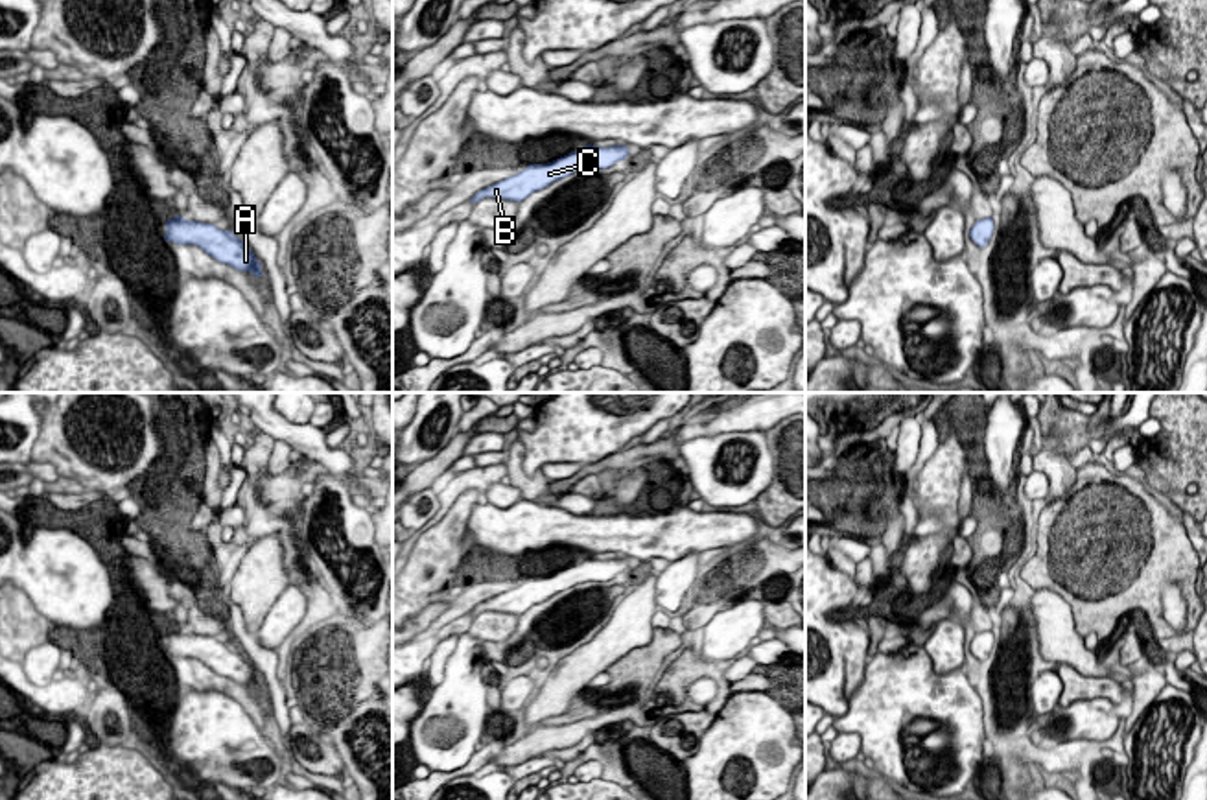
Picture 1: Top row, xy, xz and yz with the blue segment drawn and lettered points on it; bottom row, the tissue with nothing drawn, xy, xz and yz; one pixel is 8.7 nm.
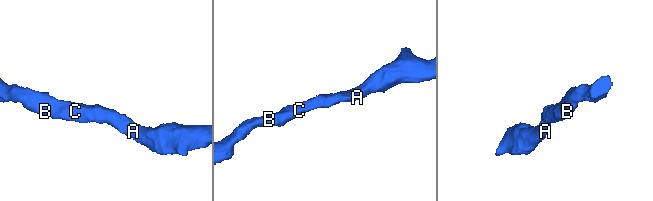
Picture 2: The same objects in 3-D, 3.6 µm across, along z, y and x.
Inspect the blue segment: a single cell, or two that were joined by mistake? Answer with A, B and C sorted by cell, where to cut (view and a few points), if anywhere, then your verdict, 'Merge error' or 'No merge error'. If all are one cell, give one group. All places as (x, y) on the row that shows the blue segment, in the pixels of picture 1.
Groups: A B C. No split. No merge error

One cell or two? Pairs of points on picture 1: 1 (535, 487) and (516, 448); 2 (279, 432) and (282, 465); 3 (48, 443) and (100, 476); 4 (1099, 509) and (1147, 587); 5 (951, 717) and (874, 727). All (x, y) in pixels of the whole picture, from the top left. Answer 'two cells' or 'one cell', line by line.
1: one cell
2: two cells
3: one cell
4: one cell
5: one cell

